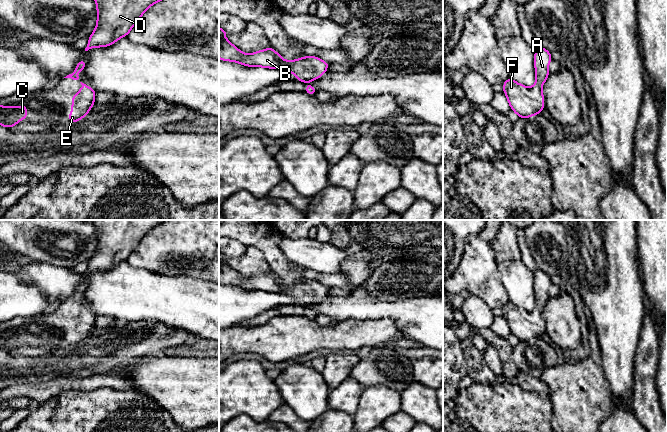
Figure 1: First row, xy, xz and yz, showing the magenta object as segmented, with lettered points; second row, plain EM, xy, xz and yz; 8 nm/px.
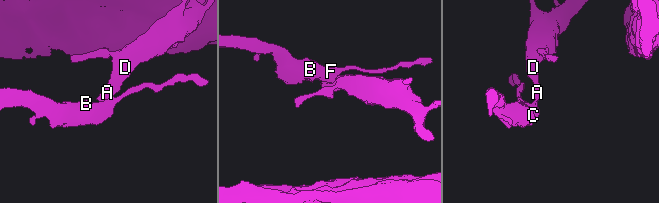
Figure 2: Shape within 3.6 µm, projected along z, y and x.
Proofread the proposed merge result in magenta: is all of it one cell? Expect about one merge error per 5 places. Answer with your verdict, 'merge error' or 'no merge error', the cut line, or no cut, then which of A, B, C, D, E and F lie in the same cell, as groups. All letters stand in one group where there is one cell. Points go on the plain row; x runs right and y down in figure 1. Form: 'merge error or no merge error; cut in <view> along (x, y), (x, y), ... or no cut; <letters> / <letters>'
no merge error; no cut; A B C D E F

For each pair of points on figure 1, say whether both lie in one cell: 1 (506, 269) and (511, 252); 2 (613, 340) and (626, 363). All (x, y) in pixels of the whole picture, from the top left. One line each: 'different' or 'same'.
1: different
2: same

